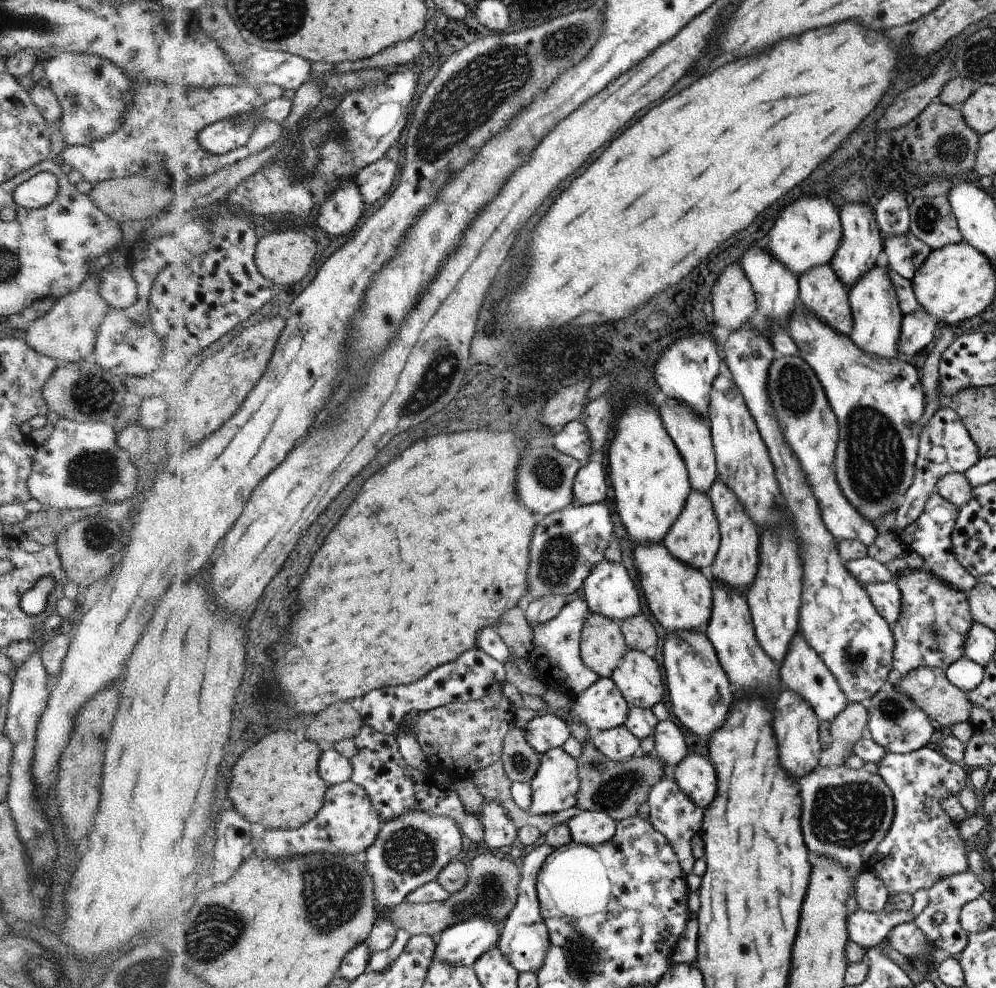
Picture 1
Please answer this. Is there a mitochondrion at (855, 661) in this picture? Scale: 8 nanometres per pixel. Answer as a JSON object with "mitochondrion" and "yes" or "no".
{"mitochondrion":"yes"}

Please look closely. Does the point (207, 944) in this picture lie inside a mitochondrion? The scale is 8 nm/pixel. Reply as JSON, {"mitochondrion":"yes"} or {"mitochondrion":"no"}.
{"mitochondrion":"yes"}

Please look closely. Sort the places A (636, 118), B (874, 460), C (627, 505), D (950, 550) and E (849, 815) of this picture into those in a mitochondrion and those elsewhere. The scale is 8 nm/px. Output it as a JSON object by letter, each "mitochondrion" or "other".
{"A":"other","B":"mitochondrion","C":"other","D":"other","E":"mitochondrion"}

